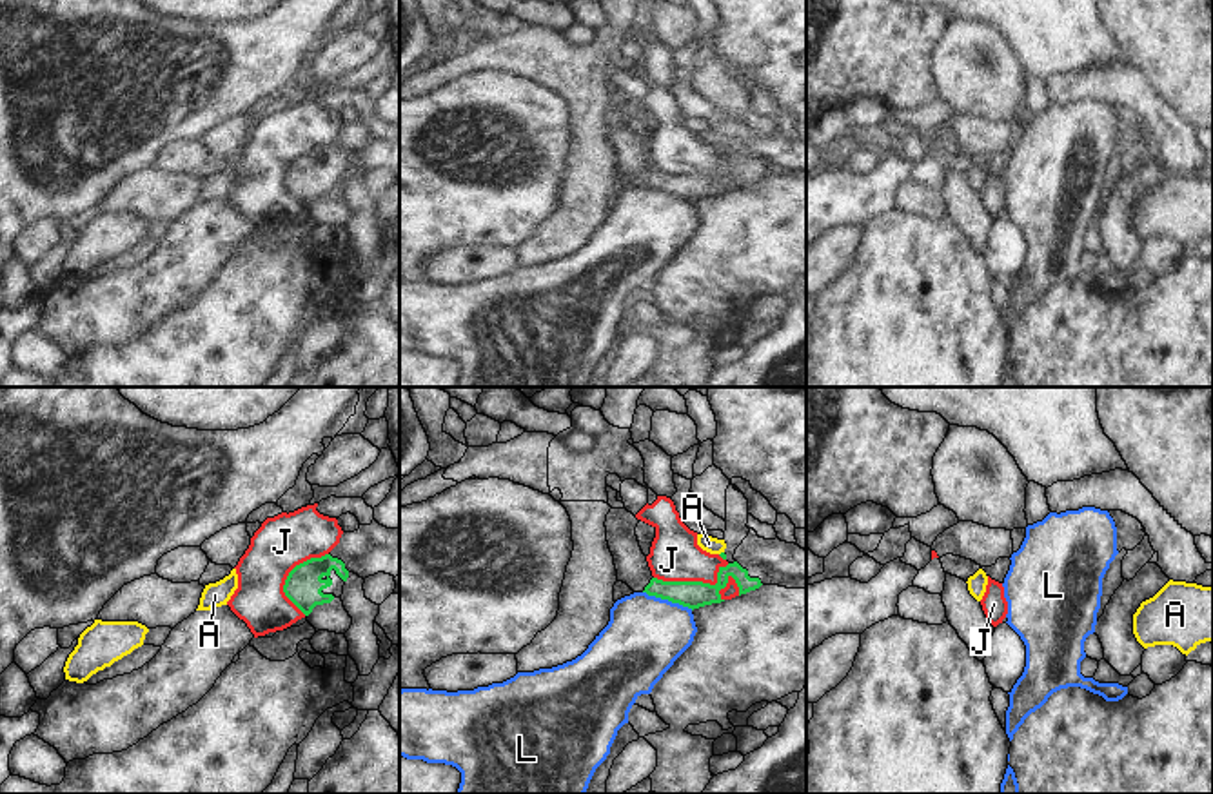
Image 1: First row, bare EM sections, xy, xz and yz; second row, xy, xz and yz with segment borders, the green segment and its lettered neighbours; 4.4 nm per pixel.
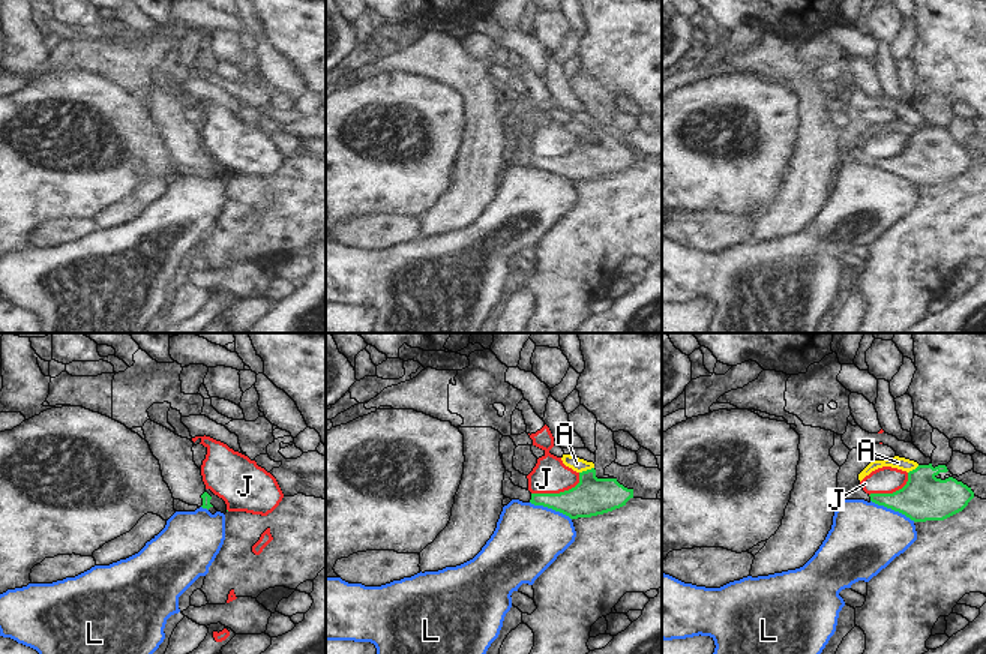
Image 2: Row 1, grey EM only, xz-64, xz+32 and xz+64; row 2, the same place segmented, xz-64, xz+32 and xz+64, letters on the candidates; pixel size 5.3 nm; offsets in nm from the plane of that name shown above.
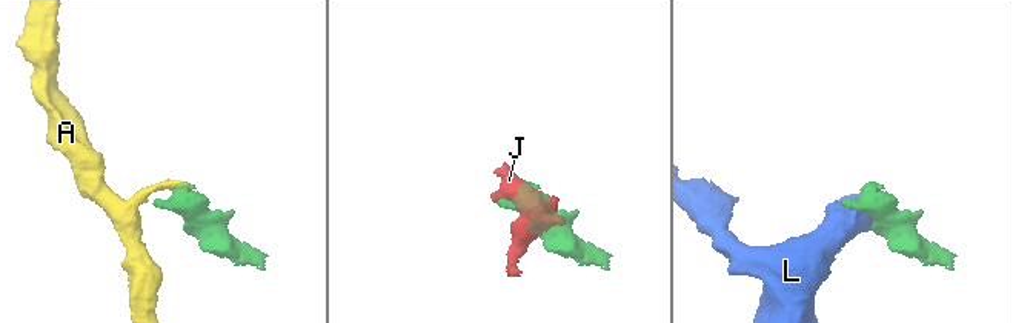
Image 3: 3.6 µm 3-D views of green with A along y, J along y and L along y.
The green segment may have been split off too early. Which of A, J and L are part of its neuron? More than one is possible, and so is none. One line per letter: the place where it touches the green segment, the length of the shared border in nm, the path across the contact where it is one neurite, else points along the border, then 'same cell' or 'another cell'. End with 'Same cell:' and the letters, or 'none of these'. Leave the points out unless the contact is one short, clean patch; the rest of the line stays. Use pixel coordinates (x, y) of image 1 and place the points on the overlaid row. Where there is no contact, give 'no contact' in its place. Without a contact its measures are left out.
A: contact xz (721, 553); length 30 nm; border xz (723, 551), (719, 555); another cell
J: contact xz (696, 582); length 340 nm; another cell
L: contact xz (669, 600); length 240 nm; another cell
Same cell: none of these

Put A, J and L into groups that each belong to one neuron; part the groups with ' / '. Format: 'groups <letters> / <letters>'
groups A / J / L

